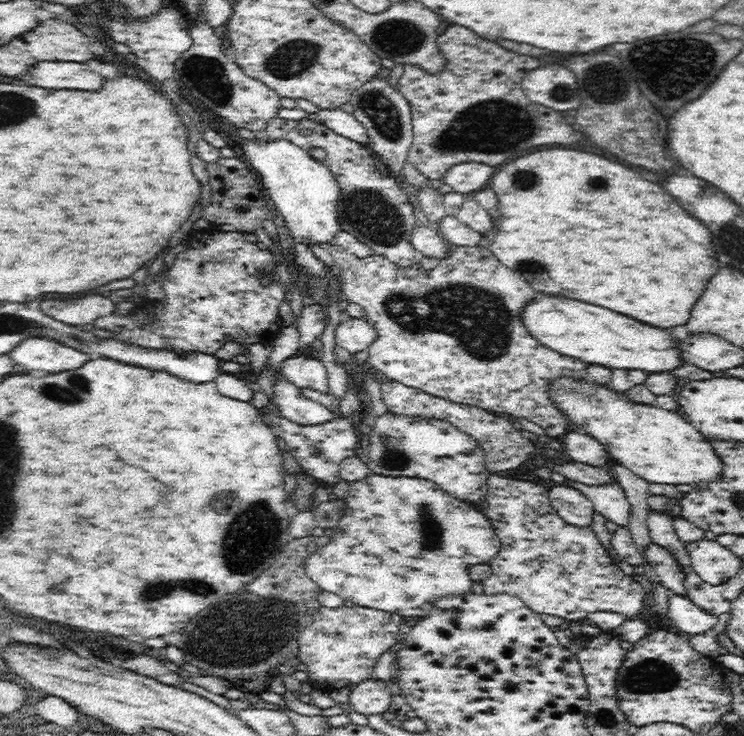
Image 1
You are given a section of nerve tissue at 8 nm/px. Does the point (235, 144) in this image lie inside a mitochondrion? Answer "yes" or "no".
no

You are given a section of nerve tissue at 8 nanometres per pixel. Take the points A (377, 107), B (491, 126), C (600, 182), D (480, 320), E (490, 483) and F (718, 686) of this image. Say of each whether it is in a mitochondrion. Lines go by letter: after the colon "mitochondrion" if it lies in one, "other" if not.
A: mitochondrion
B: mitochondrion
C: mitochondrion
D: mitochondrion
E: other
F: other

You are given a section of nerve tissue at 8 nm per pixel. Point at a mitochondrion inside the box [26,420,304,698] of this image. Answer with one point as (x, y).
(243, 549)

